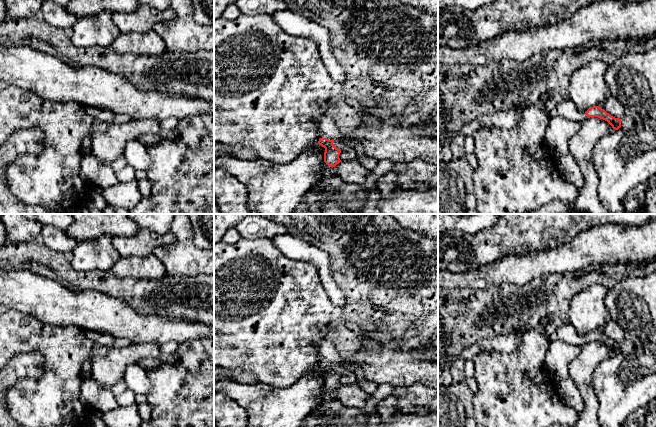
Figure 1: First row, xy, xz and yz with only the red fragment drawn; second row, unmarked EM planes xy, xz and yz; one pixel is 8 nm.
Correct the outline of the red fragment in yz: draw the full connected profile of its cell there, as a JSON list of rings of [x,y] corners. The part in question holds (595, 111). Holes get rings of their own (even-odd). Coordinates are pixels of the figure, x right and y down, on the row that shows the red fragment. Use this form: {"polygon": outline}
{"polygon": [[[566,98],[557,104],[556,114],[579,123],[584,122],[587,118],[590,117],[598,117],[607,121],[615,130],[618,130],[621,127],[621,119],[611,116],[601,107],[593,106],[586,112],[579,111],[572,103],[570,98]]]}

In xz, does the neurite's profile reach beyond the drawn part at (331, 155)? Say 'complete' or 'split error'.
split error

